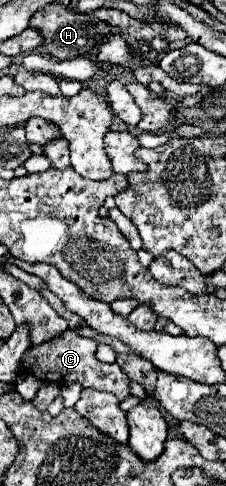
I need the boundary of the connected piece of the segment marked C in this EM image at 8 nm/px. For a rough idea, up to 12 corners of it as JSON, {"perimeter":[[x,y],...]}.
{"perimeter":[[68,328],[28,348],[22,368],[42,382],[130,396],[132,380]]}

